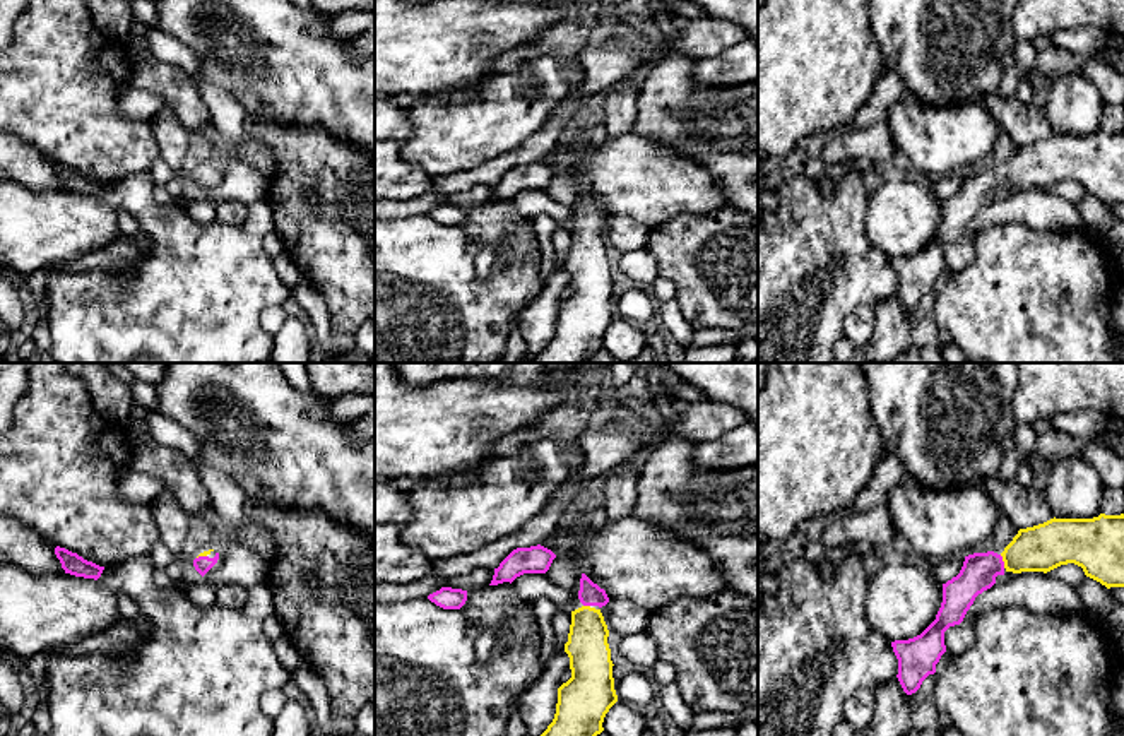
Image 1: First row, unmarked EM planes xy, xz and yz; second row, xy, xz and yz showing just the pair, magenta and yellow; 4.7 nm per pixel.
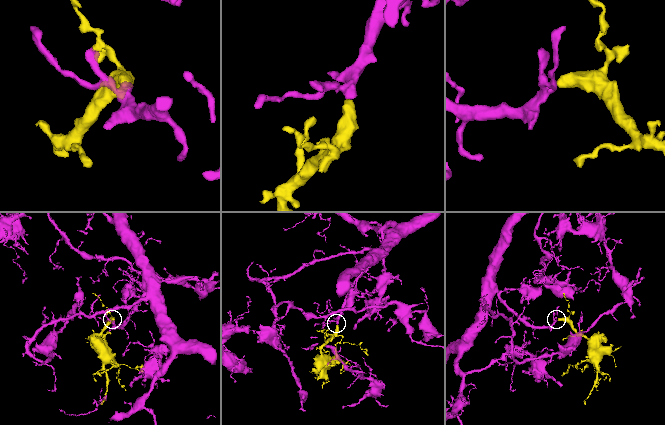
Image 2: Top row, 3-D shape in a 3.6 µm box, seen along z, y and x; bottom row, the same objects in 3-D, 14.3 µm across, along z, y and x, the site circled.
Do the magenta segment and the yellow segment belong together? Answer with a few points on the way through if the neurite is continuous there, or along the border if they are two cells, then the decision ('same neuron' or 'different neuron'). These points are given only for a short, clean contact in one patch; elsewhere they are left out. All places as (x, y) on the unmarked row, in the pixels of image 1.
way yz (979, 187), (1003, 178), (1041, 165); same neuron

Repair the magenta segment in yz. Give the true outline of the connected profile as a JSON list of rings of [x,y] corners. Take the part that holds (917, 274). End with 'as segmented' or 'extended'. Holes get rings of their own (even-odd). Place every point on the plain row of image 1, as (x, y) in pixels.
[[[1124,130],[1093,135],[1050,135],[1020,145],[1001,171],[994,168],[965,173],[956,193],[943,200],[936,236],[917,253],[891,258],[898,276],[898,298],[907,312],[936,289],[946,269],[944,248],[960,241],[975,214],[1006,188],[1050,188],[1074,180],[1107,205],[1124,204]]]; extended

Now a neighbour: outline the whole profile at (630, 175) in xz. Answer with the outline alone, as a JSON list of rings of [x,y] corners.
[[[630,132],[609,137],[594,147],[587,135],[571,135],[566,147],[575,154],[568,171],[582,180],[594,200],[606,207],[609,217],[626,216],[654,228],[683,214],[708,214],[727,207],[719,180],[693,157],[671,152],[652,137]]]

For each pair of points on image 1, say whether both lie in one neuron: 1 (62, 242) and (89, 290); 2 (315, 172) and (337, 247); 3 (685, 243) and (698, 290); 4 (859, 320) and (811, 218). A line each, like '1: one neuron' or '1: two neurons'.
1: two neurons
2: one neuron
3: one neuron
4: two neurons

